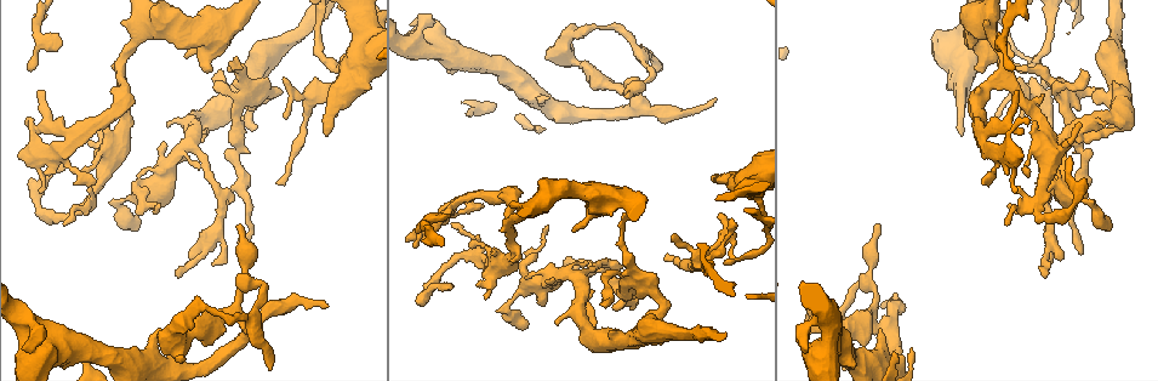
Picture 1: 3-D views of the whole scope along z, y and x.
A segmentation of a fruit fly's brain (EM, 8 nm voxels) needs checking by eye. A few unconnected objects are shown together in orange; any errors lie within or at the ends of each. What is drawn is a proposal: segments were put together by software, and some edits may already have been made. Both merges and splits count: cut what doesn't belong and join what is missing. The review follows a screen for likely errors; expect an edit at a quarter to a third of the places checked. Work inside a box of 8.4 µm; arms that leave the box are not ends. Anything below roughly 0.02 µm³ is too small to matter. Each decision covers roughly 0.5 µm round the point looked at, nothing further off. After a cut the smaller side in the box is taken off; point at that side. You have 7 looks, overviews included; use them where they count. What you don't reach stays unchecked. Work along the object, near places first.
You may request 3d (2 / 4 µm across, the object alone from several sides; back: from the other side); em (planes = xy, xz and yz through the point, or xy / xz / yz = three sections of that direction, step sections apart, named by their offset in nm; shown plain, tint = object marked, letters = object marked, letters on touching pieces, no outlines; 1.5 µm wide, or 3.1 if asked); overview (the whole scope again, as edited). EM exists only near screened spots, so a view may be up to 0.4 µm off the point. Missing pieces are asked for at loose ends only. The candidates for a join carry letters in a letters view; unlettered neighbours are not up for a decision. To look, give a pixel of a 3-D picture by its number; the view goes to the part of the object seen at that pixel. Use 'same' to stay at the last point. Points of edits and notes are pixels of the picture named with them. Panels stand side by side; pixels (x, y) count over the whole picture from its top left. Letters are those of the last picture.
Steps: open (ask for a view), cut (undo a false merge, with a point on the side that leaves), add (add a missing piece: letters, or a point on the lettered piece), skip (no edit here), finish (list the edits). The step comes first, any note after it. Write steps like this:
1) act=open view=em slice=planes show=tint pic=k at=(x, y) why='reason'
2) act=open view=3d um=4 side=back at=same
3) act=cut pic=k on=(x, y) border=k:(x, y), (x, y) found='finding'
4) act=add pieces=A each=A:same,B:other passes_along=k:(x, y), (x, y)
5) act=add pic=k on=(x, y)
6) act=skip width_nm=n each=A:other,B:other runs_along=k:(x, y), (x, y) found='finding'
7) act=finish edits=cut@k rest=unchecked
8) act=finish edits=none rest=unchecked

act=open view=em slice=xz step=4 show=tint pic=1 at=(1076, 198) why='sharp bend'

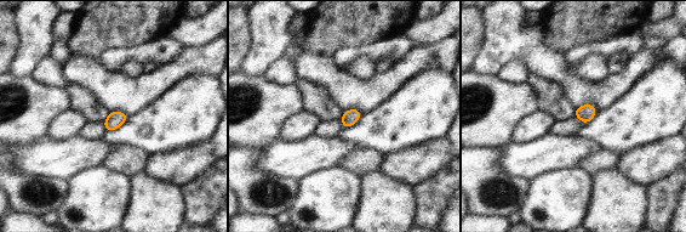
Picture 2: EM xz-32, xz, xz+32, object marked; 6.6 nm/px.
act=open view=em slice=yz step=4 show=letters at=same

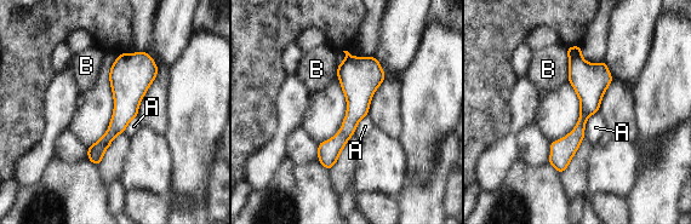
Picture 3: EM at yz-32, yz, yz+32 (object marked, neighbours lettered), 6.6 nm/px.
act=skip each=A:other,B:other runs_along=3:(577, 49), (586, 112), (560, 168) found='continuous, no second neuron'

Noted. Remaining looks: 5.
act=open view=em slice=yz step=4 show=letters pic=1 at=(1011, 129) why='touches itself'

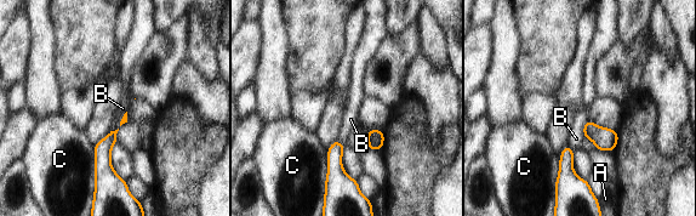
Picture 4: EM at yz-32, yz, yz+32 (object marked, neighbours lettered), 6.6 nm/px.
act=skip width_nm=100 each=A:other,B:other,C:other border=4:(588, 119), (585, 124), (583, 137) found='all the same neuron'

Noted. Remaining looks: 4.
act=open view=em slice=yz step=4 show=plain pic=1 at=(729, 252) why='a fork'

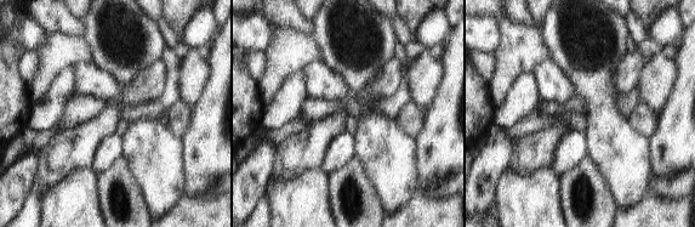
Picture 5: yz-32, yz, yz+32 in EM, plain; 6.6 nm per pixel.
act=open view=em slice=yz step=4 show=letters at=same why='see the neighbours'

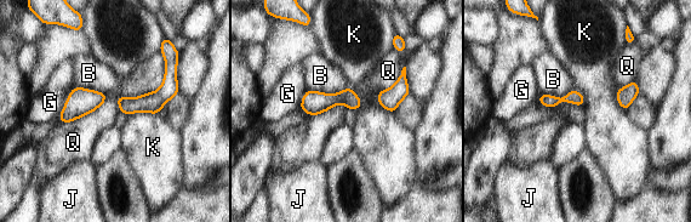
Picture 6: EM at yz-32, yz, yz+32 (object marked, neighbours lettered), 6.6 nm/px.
act=skip each=B:other,G:other,J:other,K:other,Q:other runs_along=6:(165, 41), (170, 84), (123, 108) found='continuous, no second neuron'

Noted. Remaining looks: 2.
act=finish edits=none rest=unchecked

